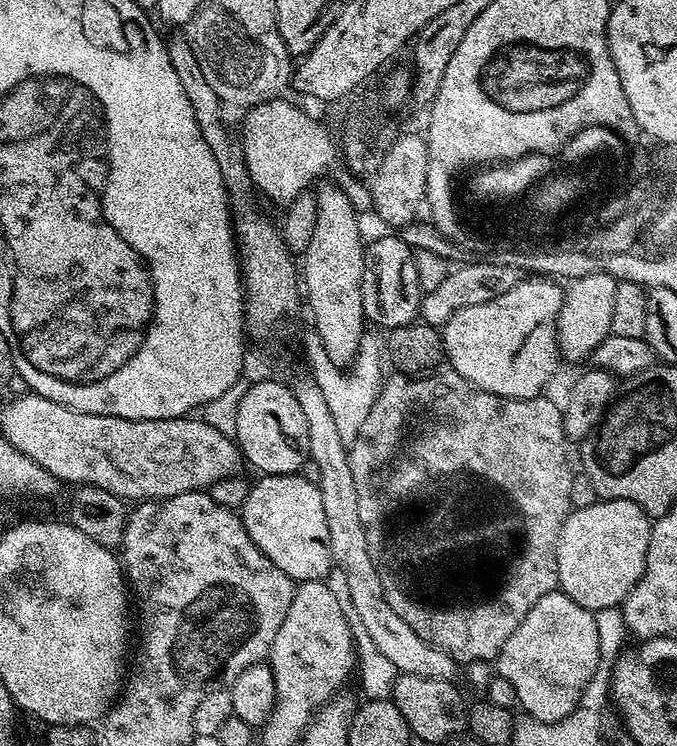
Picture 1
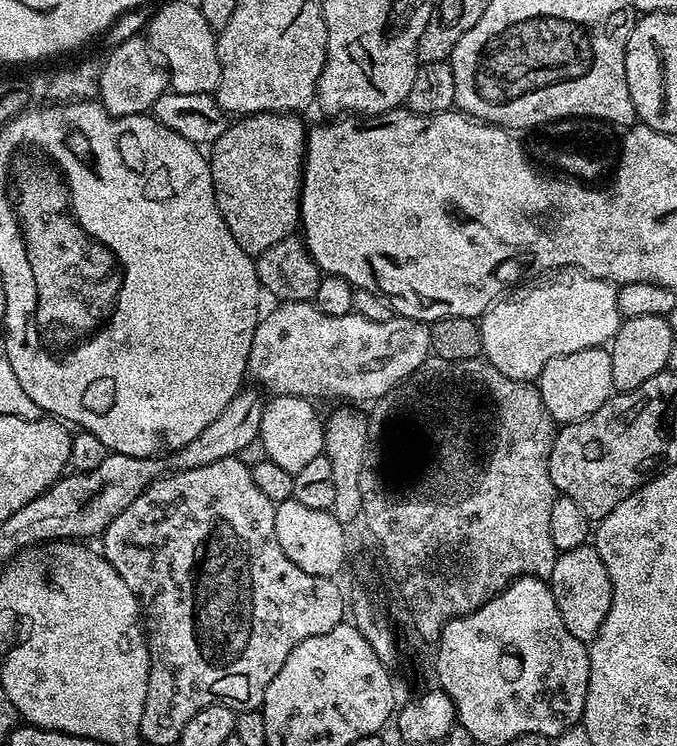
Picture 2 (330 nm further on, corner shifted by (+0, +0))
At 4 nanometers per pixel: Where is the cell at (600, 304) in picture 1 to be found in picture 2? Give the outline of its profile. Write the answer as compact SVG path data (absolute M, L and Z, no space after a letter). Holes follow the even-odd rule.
M607 347L583 348L569 356L559 356L541 370L538 377L540 397L546 410L556 422L585 420L598 410L613 395L610 351Z

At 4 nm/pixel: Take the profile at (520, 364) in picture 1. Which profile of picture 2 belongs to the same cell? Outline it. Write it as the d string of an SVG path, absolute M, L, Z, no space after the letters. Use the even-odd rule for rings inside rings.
M564 274L561 280L524 288L505 300L497 299L479 321L483 359L503 374L515 380L535 381L541 370L559 356L569 356L583 348L607 345L620 329L622 317L616 301L616 288L607 280L597 280L583 274Z

